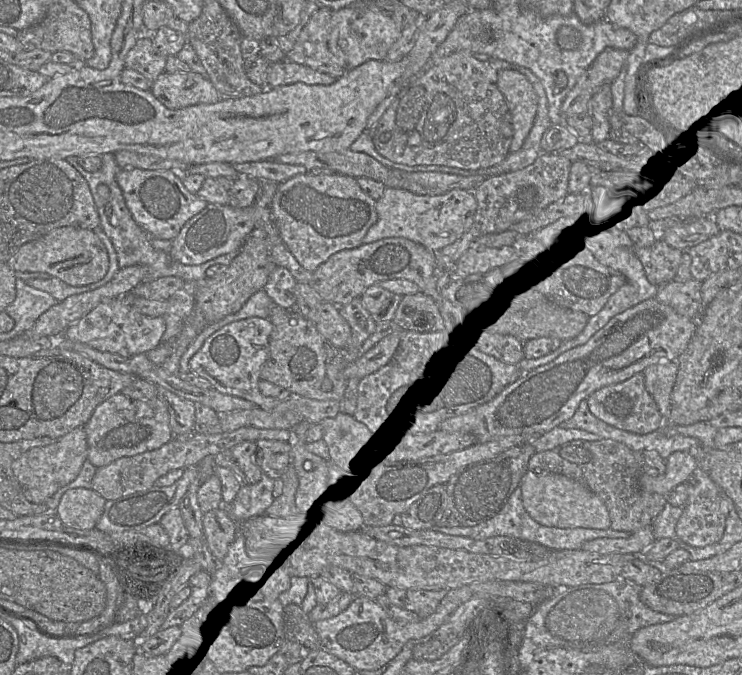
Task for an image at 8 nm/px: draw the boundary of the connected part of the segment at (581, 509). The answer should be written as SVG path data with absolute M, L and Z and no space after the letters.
M527 470L519 487L525 510L533 520L543 526L600 530L610 527L609 513L603 501L588 488L566 476Z

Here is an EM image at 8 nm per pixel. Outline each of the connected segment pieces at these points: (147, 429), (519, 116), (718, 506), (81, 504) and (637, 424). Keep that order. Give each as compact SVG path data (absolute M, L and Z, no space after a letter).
M118 393L94 410L84 426L88 443L87 460L96 468L127 456L134 456L160 448L174 438L170 427L168 408L158 397L151 400L135 400Z
M514 69L498 71L497 85L512 117L513 138L509 153L513 153L522 147L533 126L538 97L526 76Z
M699 466L685 483L688 500L676 525L677 536L693 547L704 547L718 543L724 535L726 525L721 489Z
M73 488L63 494L55 512L66 526L89 530L95 528L105 503L92 488Z
M638 373L628 380L603 387L587 398L590 412L601 421L624 431L646 435L664 426L664 417L645 386L643 373Z

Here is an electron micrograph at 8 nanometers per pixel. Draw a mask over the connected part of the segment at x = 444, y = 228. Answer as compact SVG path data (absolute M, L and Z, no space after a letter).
M386 188L384 195L376 201L377 222L370 227L363 239L369 244L386 238L405 238L438 253L443 248L455 243L475 224L478 203L474 191L453 189L442 195L416 195L399 188Z

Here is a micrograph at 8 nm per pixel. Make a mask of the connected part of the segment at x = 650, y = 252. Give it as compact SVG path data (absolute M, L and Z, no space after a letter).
M661 237L649 247L632 243L632 252L641 262L647 280L657 287L674 280L683 254L682 250L671 247Z

